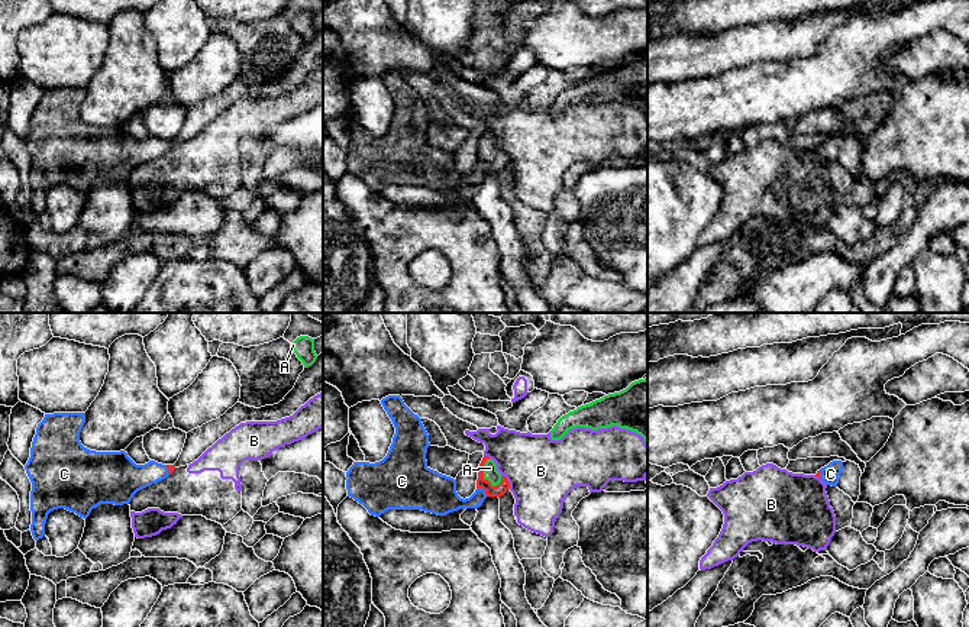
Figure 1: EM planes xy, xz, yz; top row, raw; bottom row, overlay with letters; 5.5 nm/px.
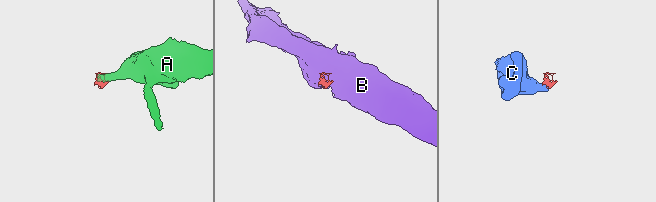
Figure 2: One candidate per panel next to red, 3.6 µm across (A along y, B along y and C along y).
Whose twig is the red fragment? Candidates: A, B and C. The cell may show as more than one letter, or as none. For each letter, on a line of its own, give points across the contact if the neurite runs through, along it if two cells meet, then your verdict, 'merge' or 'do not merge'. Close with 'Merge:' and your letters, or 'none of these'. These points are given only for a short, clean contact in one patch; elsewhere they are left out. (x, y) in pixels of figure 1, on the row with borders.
A: runs through xz (501, 488), (493, 485), (483, 472), (490, 468); merge
B: border along xz (501, 474), (509, 488); do not merge
C: runs through xz (501, 488), (483, 488), (470, 503), (438, 493); merge
Merge: A, C

